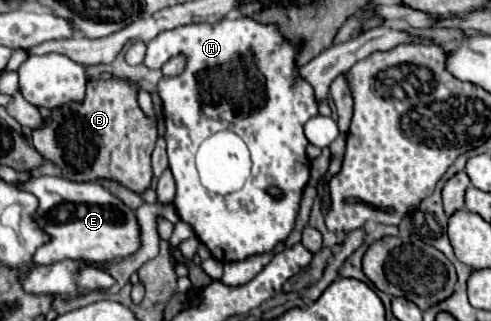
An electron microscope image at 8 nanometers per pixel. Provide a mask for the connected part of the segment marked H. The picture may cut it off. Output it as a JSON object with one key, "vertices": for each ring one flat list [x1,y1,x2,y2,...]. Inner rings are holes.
{"vertices":[[236,16,236,18,222,18,216,24,190,24,190,26,178,26,174,30,166,30,158,34,154,40,150,40,146,46,146,58,144,64,150,68,160,68,170,58,182,54,186,58,188,68,188,82,196,82,196,88,188,90,188,94,160,94,162,100,162,112,166,122,166,148,168,148,168,162,170,170,176,180,176,198,174,206,186,224,192,226,194,234,206,248,210,250,212,258,218,262,238,262,254,254,274,252,278,244,282,244,294,224,300,210,302,192,310,178,310,160,306,156,308,140,304,136,304,124,318,116,318,102,314,96,312,86,300,76,296,66,298,48,302,46,286,40,276,24,260,24,248,16],[222,130,234,130,248,146,252,154,252,174,242,190,232,192,228,196,214,194,206,190,200,180,194,166,194,156,200,144,222,132],[268,188,278,188,282,192,282,198,270,196]]}

